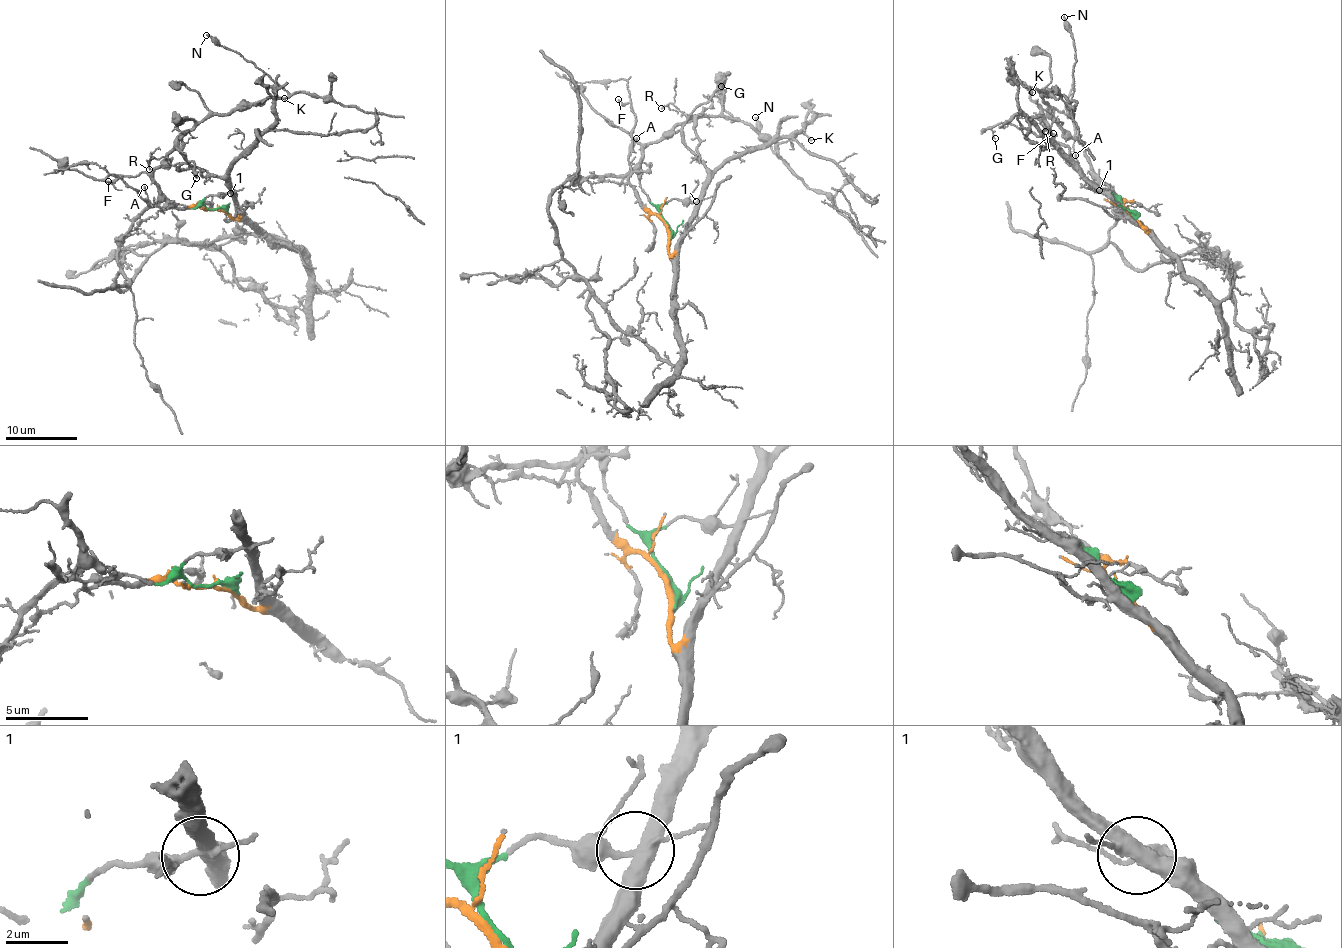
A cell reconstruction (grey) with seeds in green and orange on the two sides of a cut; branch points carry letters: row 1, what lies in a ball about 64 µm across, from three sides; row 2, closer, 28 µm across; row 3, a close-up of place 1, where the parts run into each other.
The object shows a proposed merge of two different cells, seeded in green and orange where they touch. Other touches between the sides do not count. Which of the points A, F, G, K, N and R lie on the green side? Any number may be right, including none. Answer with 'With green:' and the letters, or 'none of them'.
With green: K, N

